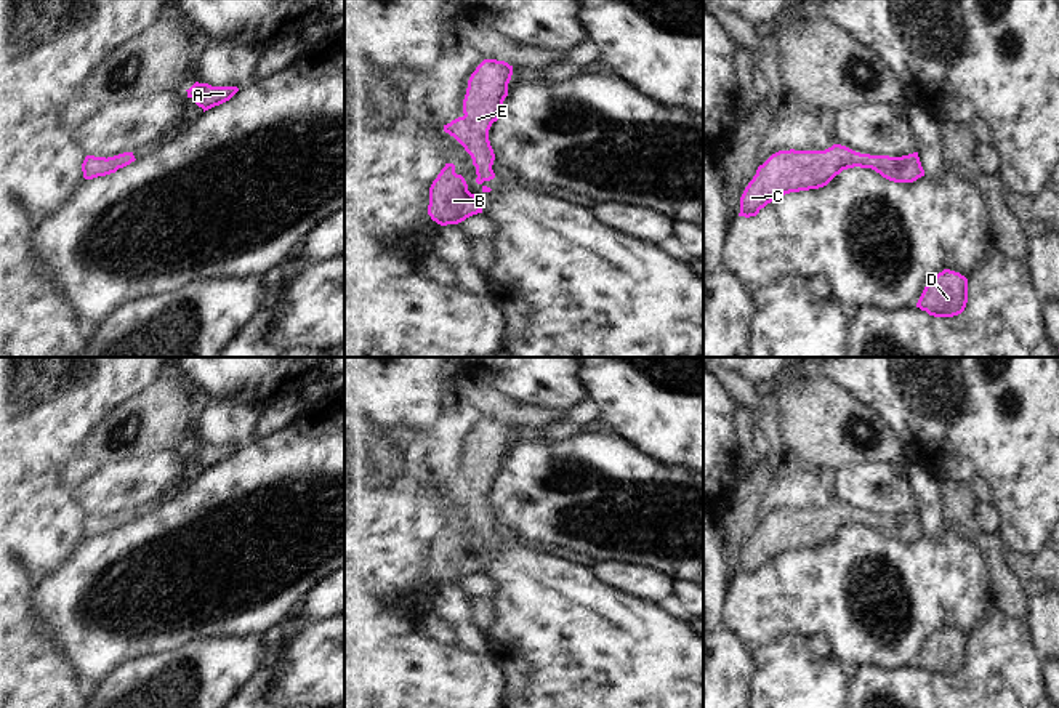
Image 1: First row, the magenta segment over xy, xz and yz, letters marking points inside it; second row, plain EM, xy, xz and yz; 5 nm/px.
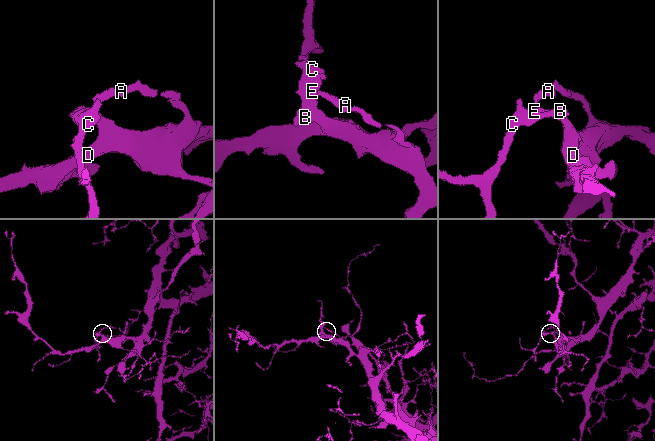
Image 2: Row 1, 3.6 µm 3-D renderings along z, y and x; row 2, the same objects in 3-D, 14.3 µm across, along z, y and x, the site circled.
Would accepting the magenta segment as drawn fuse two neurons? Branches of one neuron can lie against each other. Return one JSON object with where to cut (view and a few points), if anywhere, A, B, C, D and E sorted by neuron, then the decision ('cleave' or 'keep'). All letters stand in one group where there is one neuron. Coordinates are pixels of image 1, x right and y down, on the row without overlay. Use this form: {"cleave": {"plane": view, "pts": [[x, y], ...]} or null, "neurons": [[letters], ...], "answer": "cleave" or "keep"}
{"cleave": null, "neurons": [["A", "B", "C", "D", "E"]], "answer": "keep"}

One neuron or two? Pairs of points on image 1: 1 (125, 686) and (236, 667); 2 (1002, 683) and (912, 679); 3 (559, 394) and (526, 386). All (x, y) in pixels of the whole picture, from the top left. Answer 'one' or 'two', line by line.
1: one
2: one
3: one

